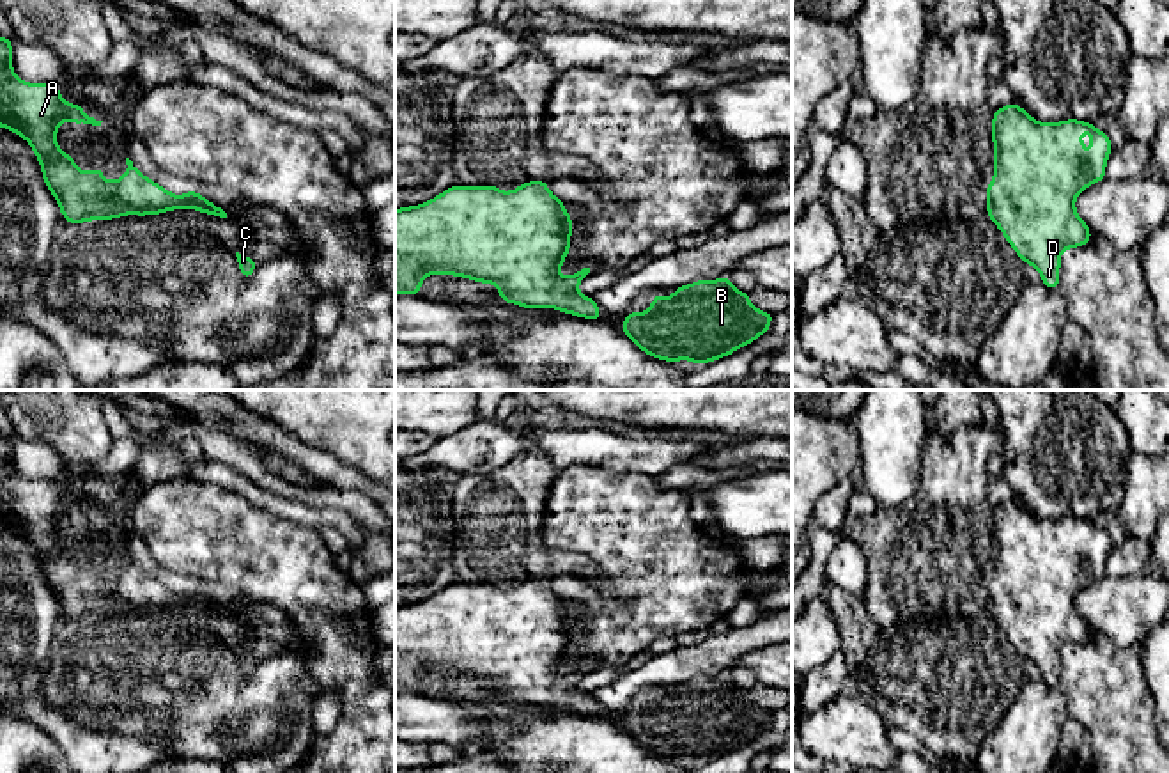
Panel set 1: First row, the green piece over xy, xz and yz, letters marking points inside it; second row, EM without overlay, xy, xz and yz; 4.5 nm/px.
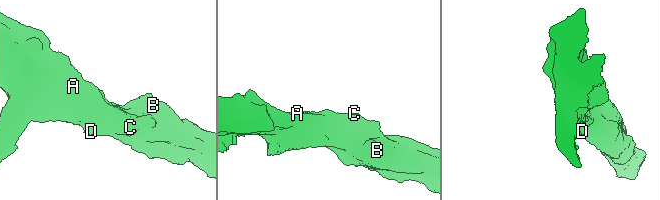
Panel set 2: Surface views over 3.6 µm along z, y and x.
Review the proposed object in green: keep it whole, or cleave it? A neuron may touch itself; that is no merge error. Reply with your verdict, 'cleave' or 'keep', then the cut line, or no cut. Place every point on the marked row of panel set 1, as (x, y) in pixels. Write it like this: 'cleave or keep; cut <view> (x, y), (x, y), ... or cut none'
keep; cut none

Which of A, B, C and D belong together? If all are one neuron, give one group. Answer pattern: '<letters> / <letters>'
A B C D

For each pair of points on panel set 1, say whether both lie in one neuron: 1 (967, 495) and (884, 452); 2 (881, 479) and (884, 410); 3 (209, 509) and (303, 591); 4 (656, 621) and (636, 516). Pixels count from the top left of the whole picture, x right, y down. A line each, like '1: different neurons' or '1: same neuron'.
1: different neurons
2: same neuron
3: same neuron
4: same neuron

